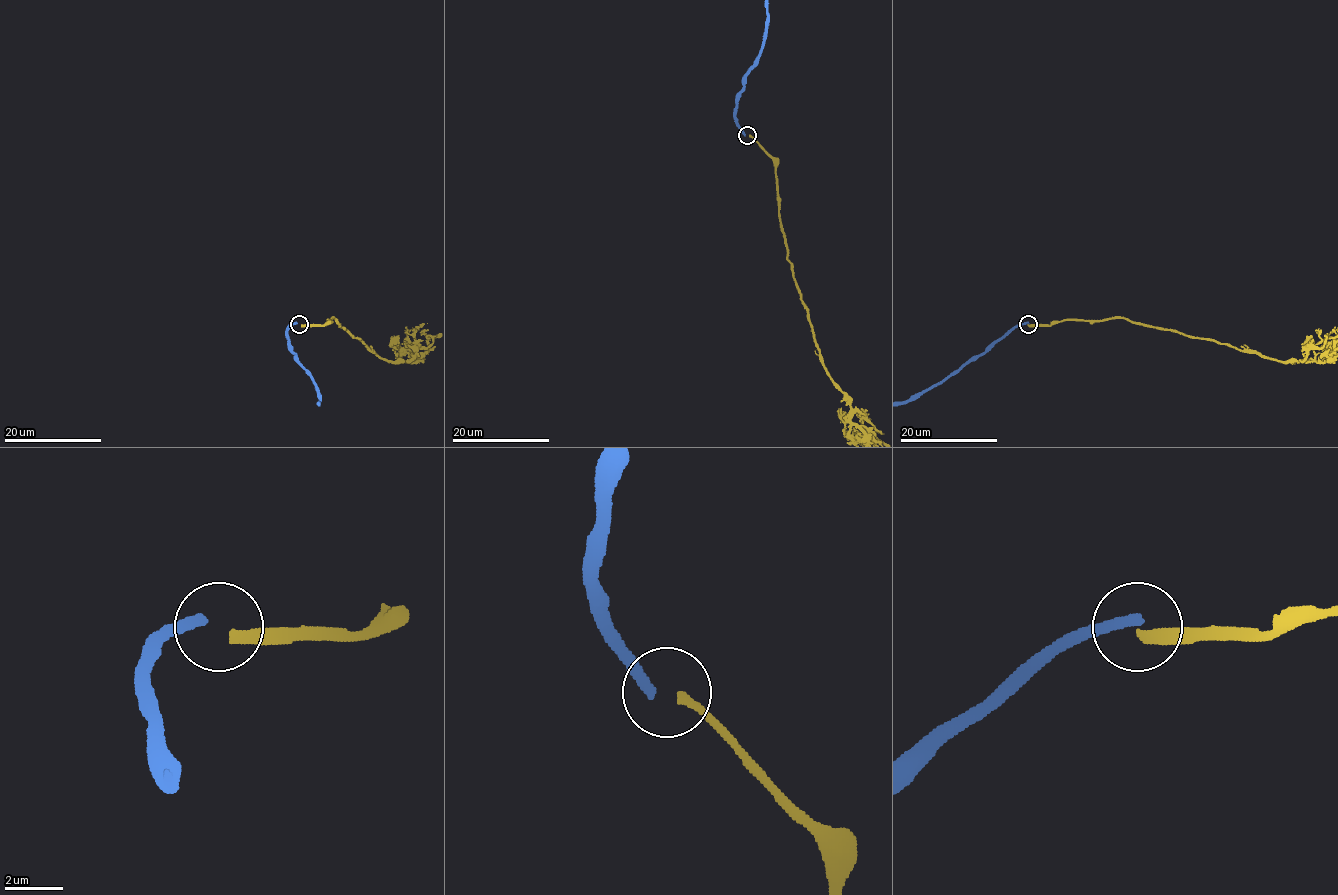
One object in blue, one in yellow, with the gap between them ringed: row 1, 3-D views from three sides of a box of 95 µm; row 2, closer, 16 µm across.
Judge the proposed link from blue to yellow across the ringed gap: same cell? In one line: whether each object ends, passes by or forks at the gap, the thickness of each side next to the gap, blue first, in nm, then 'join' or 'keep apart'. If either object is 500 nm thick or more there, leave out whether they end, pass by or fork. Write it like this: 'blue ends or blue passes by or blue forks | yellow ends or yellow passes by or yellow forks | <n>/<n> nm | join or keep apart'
blue ends | yellow ends | 360/280 nm | keep apart

